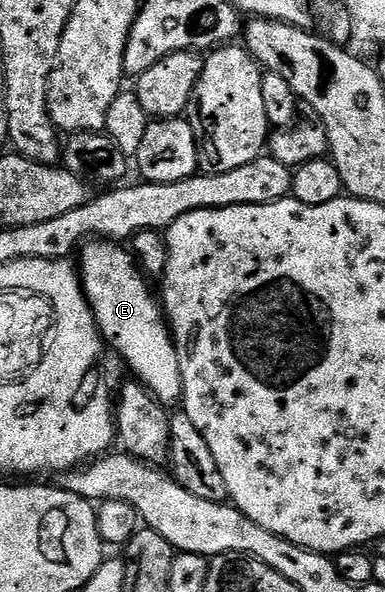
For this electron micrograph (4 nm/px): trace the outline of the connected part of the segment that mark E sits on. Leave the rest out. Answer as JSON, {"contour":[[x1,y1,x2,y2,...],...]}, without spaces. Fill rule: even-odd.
{"contour":[[94,239,83,244,80,249,82,253,82,265,80,264,80,276,82,279,82,290,86,292,86,298,98,329,102,332,103,342,110,345,135,369,137,380,146,385,154,394,157,401,167,407,177,406,182,399,182,372,180,371,180,359,174,346,174,338,170,332,169,324,164,316,163,306,159,298,150,294,146,286,148,277,139,266,139,262,129,248,121,244,107,241,105,239]]}

